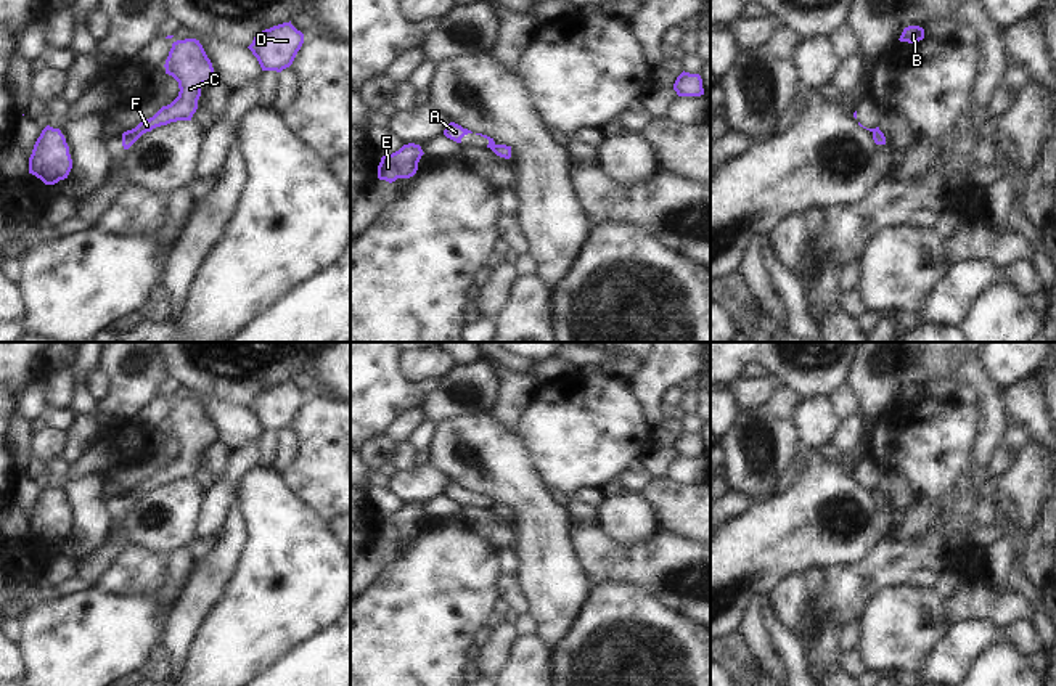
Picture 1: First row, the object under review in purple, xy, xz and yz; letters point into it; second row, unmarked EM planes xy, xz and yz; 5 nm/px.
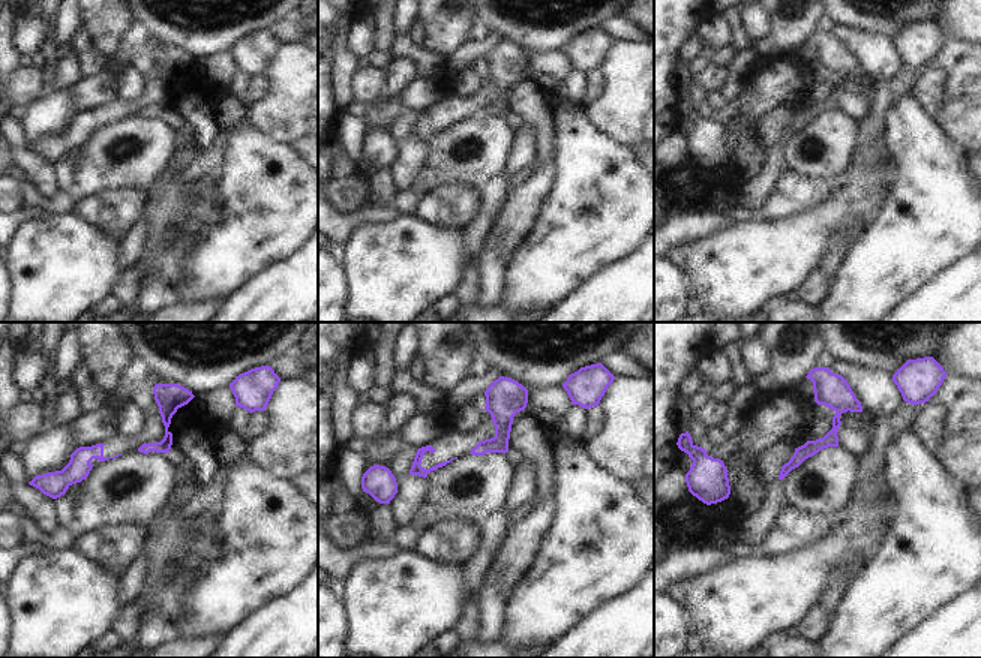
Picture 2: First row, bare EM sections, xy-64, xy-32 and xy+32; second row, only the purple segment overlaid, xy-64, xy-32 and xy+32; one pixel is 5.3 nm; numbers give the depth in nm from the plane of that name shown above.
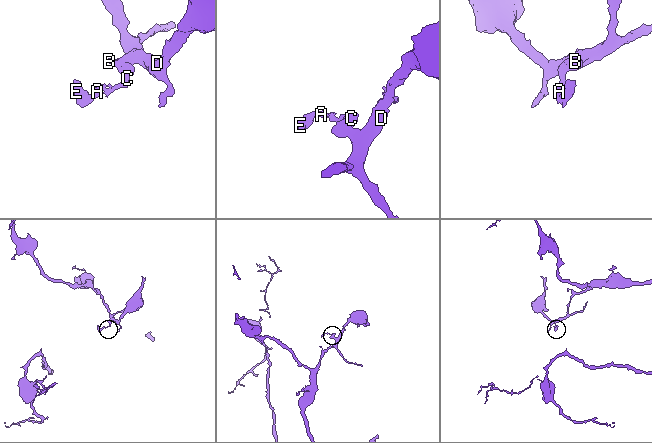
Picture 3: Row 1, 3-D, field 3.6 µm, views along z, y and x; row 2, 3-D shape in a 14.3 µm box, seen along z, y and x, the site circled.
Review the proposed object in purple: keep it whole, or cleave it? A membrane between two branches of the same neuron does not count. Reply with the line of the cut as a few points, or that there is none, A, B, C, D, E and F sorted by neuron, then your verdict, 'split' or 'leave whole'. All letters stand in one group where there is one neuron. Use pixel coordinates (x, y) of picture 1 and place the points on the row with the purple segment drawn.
xy (132, 130), (122, 137) | A E / B C D F | split

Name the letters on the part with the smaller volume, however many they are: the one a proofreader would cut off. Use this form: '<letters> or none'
A, E.

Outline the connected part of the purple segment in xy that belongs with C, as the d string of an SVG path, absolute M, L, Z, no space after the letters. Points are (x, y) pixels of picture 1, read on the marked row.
M196 39L174 42L164 67L166 74L178 82L178 96L170 104L162 106L153 117L140 122L124 135L124 149L129 149L143 133L156 127L177 120L191 120L198 109L201 85L214 80L212 63Z

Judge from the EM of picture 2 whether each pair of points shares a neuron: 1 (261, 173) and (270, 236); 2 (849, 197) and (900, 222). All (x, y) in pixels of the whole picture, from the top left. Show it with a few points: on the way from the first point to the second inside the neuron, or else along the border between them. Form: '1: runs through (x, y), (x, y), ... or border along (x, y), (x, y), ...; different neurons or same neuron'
1: runs through (264, 188), (266, 221); same neuron
2: border along (891, 179), (881, 209), (855, 239); different neurons

